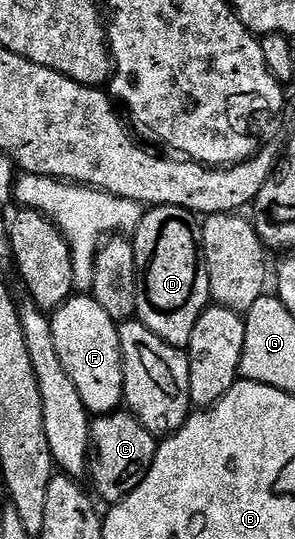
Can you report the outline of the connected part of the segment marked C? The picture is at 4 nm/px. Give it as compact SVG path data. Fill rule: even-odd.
M127 412L102 414L93 417L91 423L92 445L88 452L91 489L97 499L105 498L108 504L122 502L125 496L134 492L134 488L138 488L138 484L142 484L146 472L150 472L158 445L157 435L142 428L139 420Z

